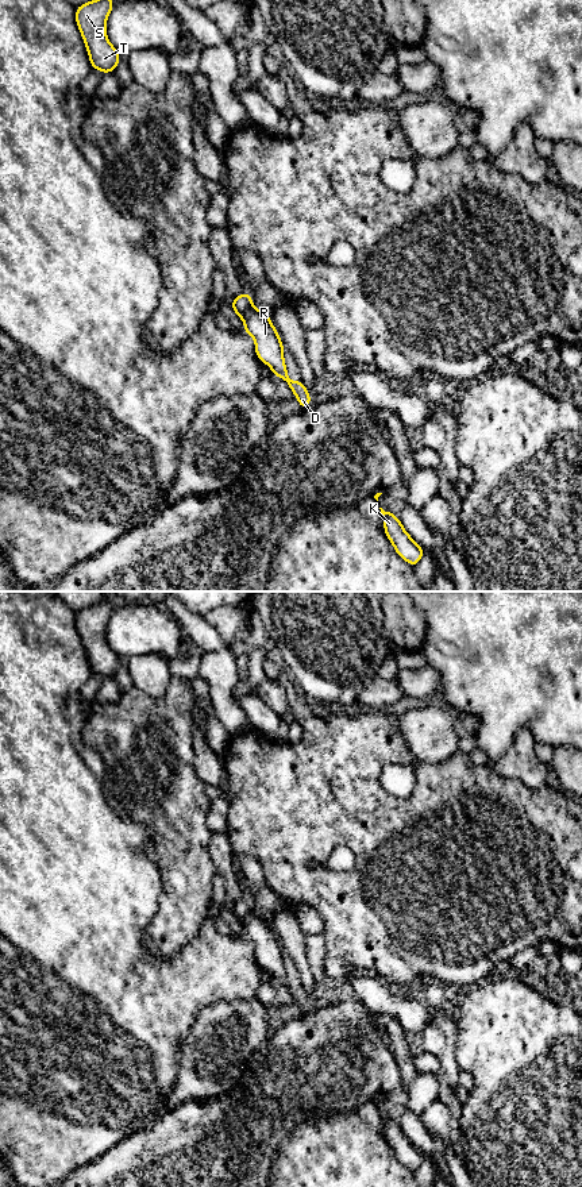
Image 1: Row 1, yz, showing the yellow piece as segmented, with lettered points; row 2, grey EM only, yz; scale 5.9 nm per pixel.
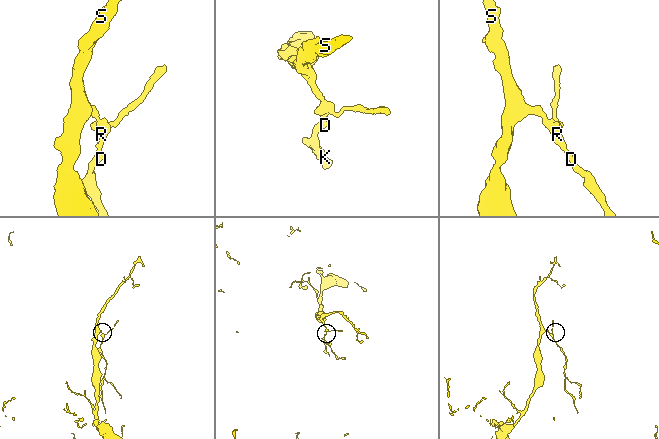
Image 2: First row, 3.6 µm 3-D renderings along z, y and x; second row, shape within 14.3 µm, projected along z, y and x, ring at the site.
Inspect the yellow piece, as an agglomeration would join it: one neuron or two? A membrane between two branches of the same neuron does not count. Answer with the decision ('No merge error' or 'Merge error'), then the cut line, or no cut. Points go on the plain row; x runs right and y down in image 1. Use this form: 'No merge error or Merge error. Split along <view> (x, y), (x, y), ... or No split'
Merge error. Split along yz (253, 912), (242, 924)

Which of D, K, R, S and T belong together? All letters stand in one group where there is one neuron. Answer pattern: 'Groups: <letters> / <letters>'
Groups: D K R / S T

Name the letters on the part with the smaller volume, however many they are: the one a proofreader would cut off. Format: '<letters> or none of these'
D, K, R

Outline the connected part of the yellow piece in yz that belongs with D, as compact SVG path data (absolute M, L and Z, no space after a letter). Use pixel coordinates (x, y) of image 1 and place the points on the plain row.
M255 913L247 918L243 928L244 937L254 943L258 964L269 970L271 978L282 983L289 990L300 1007L298 1013L308 1011L312 1005L302 986L294 987L288 982L284 964L284 949L275 932Z

